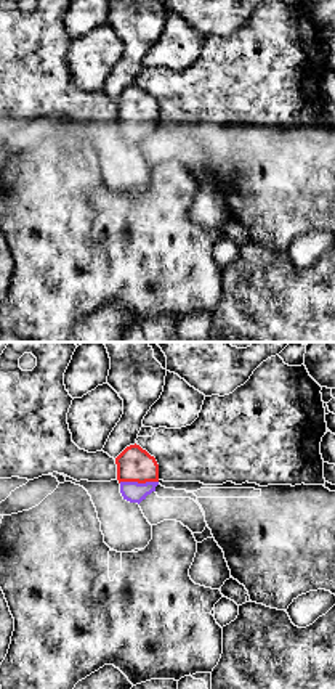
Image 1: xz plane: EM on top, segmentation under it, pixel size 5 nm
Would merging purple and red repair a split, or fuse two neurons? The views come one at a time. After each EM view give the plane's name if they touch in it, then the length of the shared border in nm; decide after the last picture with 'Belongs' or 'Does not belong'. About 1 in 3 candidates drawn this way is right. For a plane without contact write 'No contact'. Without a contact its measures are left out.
Touches purple in xz. Shared border 200 nm

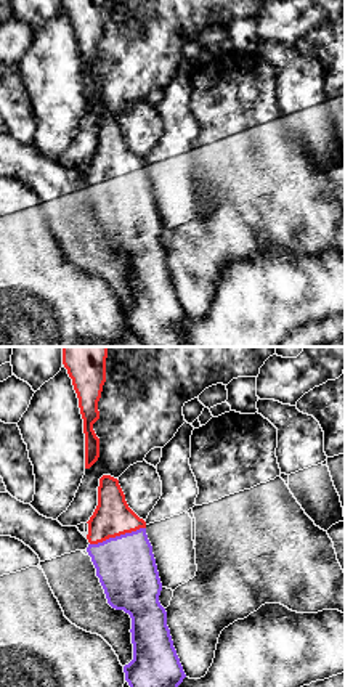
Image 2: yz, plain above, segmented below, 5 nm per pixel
Touches purple in yz. Shared border 300 nm

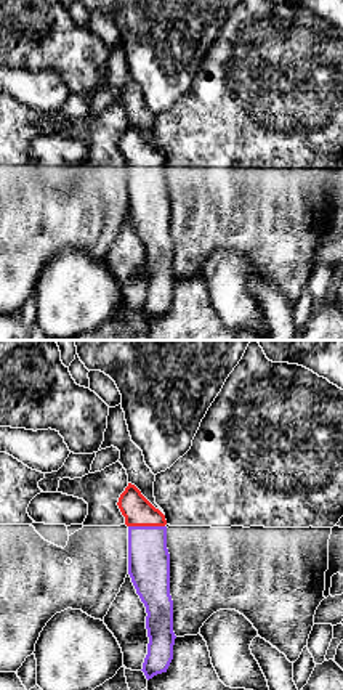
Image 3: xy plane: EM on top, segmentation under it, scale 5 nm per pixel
Touches purple in xy. Shared border 180 nm

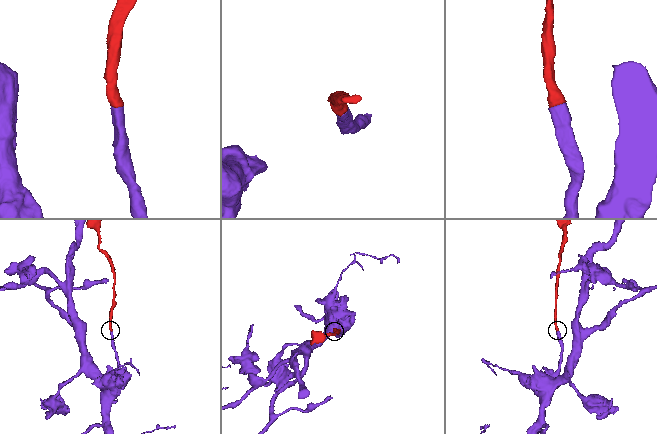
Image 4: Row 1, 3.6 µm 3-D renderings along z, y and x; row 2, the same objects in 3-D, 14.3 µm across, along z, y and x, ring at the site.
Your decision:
Belongs

